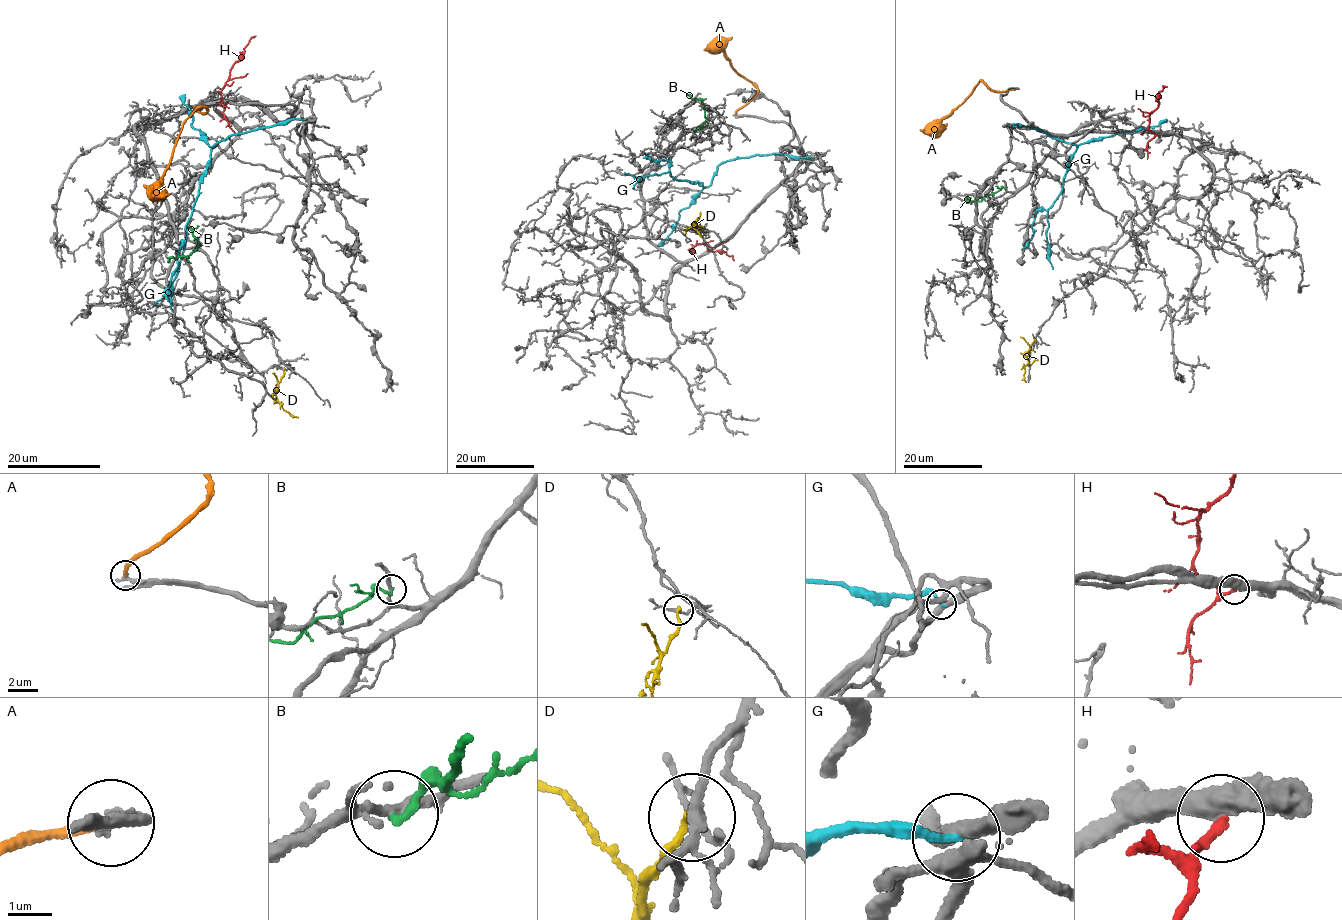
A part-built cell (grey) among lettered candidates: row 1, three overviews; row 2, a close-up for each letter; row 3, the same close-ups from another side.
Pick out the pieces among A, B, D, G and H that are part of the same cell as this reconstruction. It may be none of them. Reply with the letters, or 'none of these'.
none of these

